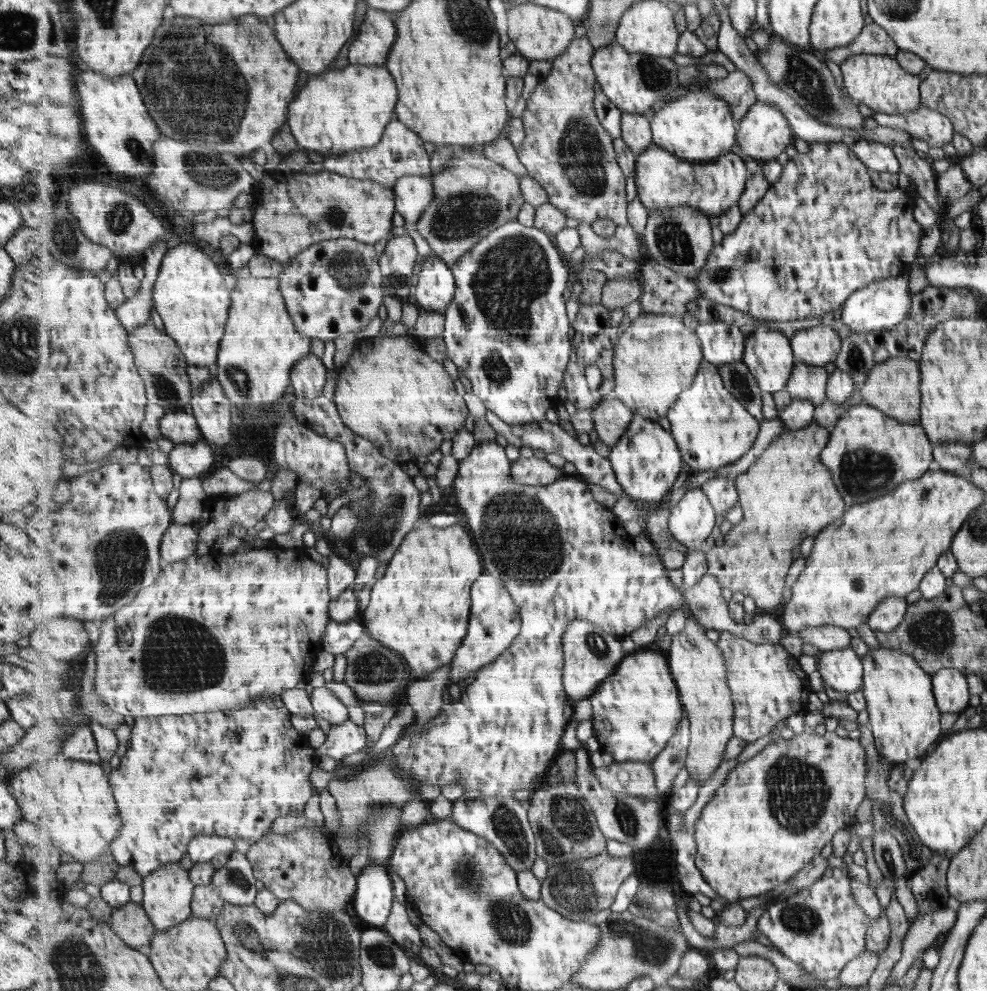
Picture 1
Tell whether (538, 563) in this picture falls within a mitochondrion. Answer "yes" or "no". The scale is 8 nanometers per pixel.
yes

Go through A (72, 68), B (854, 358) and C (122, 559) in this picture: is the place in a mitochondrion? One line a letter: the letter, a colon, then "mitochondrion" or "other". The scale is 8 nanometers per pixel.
A: other
B: mitochondrion
C: mitochondrion

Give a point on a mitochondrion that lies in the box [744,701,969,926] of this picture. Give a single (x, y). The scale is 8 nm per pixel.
(797, 790)

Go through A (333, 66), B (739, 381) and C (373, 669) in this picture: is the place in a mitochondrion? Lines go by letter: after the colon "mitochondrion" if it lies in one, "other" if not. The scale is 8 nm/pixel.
A: other
B: mitochondrion
C: mitochondrion

